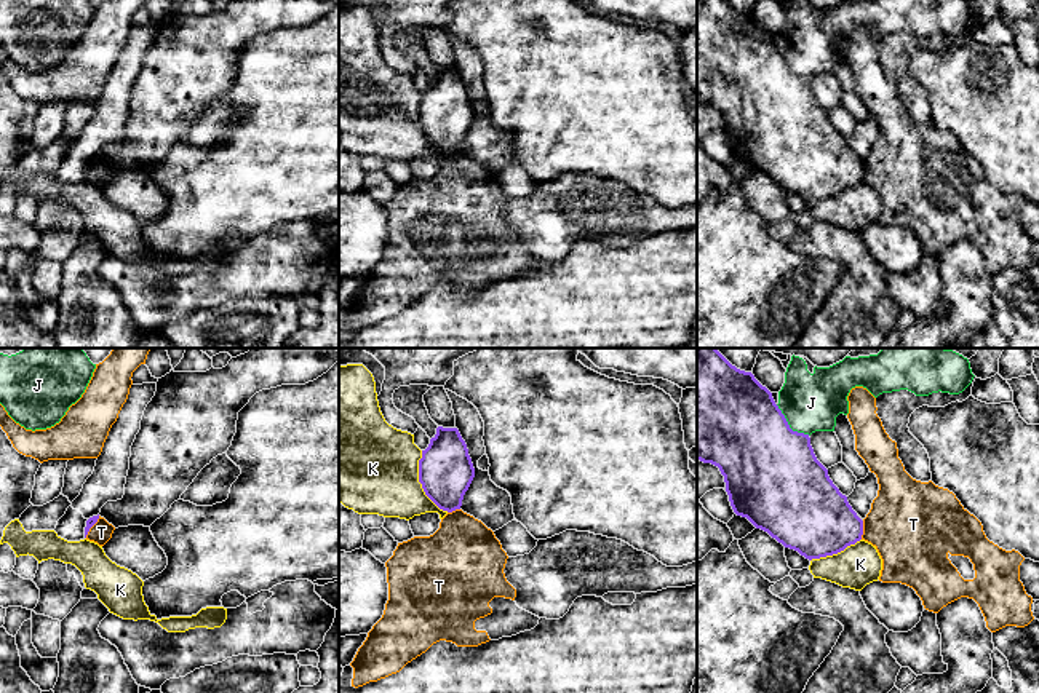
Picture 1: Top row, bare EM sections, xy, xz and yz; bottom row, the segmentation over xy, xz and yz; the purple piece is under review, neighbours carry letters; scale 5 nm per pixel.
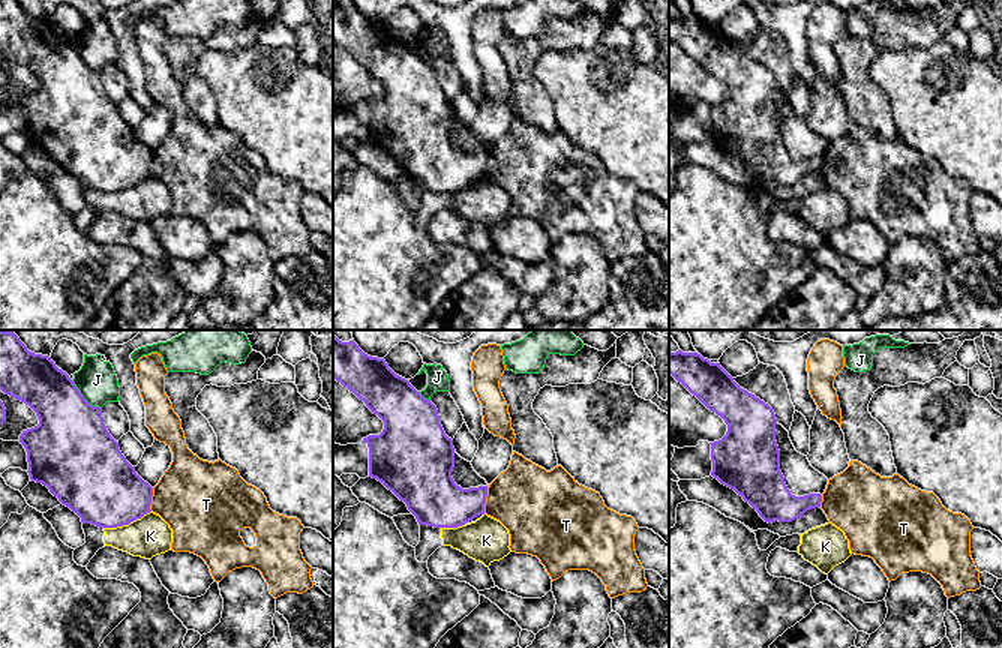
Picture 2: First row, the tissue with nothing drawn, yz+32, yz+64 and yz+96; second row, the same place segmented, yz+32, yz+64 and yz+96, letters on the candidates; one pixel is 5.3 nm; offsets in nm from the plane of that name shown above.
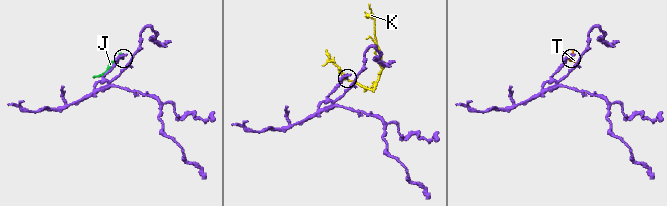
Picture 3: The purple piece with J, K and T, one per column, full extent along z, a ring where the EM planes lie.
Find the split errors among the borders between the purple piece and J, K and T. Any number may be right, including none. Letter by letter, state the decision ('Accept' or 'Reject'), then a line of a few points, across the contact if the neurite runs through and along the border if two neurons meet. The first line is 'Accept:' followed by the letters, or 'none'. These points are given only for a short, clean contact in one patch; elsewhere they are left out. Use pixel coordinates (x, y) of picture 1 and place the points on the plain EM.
Accept: none
J: Reject
K: Reject
T: Reject. Line: yz (863, 163), (860, 181)

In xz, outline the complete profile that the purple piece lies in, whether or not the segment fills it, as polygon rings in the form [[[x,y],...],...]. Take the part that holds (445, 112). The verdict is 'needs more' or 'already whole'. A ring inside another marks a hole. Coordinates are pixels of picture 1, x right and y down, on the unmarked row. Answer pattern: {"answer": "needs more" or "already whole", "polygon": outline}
{"answer": "already whole", "polygon": [[[438,69],[419,102],[419,125],[425,137],[440,152],[452,155],[460,152],[473,120],[475,110],[459,72]]]}

